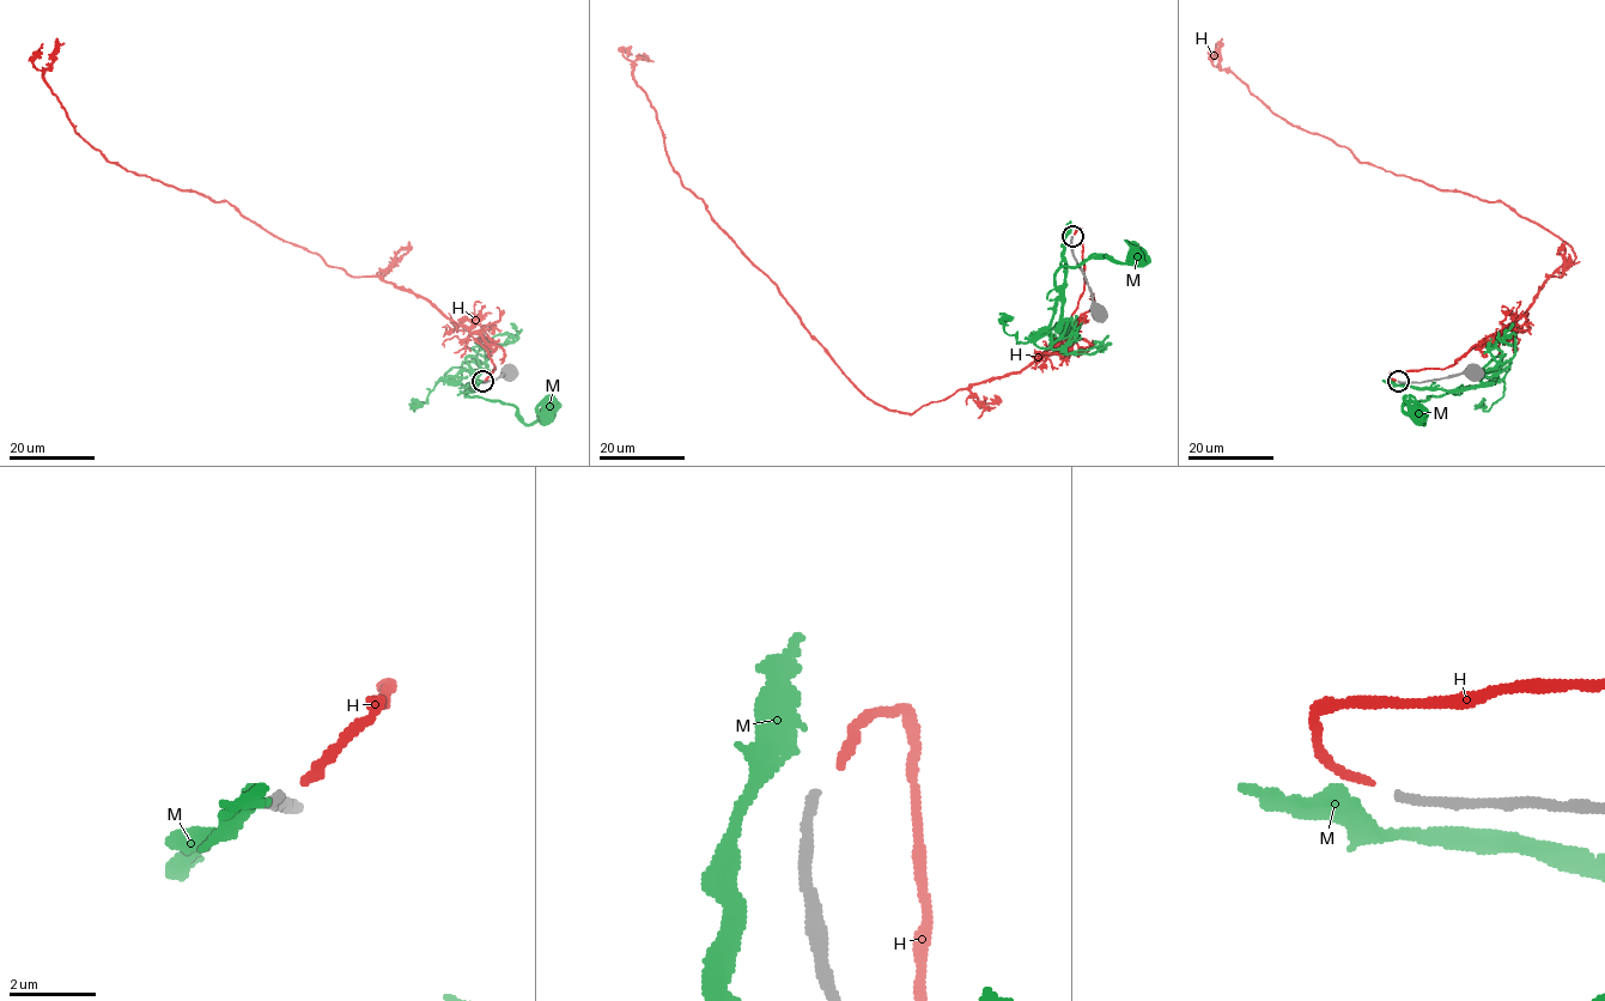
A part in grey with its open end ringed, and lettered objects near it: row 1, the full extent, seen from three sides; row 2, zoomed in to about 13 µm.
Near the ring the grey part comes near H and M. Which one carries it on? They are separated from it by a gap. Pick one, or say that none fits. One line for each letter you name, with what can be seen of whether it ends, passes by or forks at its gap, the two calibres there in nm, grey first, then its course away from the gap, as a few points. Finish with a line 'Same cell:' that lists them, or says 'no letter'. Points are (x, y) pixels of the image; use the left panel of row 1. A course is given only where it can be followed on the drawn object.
Same cell: no letter

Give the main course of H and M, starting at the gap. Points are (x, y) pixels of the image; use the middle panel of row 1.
H: (1074, 235), (1084, 290), (1055, 345), (1020, 371), (892, 411), (682, 184), (632, 55)
M: (1070, 232), (1064, 240), (1065, 280), (1058, 287), (1055, 274), (1062, 267), (1107, 256), (1125, 262), (1135, 255)

